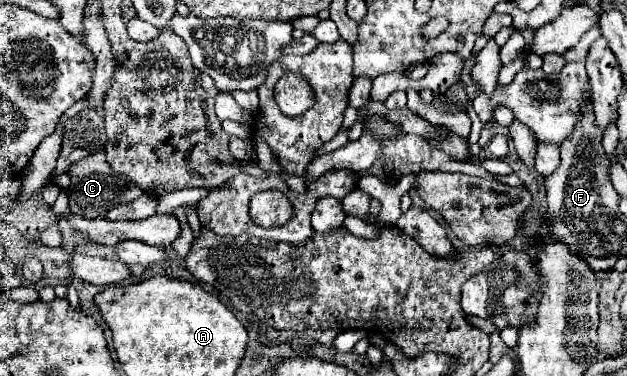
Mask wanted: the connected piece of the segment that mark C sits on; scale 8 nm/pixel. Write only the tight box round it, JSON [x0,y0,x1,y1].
[69,153,143,217]

